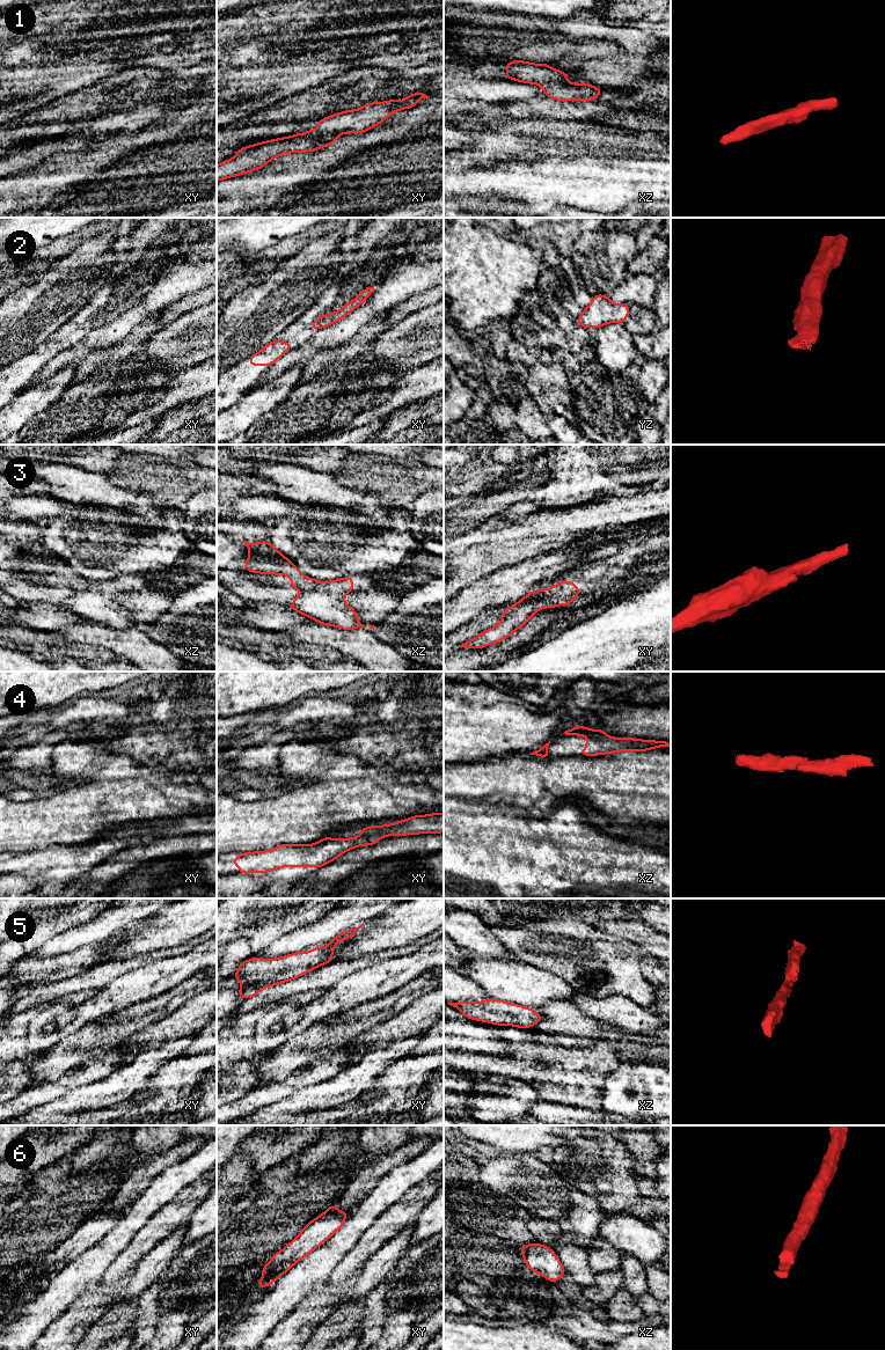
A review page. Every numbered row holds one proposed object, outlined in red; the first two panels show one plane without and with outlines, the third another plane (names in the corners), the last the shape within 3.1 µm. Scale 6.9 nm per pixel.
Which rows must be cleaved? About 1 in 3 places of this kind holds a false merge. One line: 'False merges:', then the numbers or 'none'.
False merges: 3

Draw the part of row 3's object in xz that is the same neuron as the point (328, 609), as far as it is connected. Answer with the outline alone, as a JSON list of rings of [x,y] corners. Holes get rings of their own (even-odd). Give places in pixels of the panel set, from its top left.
[[[301,590],[288,606],[319,624],[330,625],[343,630],[367,628],[357,619],[357,611],[346,604],[342,596],[319,590]]]

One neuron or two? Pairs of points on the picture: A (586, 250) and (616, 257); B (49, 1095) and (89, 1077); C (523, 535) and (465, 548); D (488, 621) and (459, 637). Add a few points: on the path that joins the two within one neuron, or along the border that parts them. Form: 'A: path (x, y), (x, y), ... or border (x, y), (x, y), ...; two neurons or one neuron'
A: path (593, 255), (597, 257), (609, 257); one neuron
B: path (59, 1088), (73, 1078), (79, 1077); one neuron
C: path (509, 538), (483, 538), (478, 543); one neuron
D: path (481, 623), (466, 632); one neuron

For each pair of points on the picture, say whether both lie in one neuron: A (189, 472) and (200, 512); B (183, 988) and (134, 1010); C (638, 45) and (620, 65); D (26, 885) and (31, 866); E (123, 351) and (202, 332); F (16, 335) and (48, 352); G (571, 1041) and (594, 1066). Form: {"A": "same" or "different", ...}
{"A": "different", "B": "same", "C": "different", "D": "different", "E": "different", "F": "different", "G": "same"}

